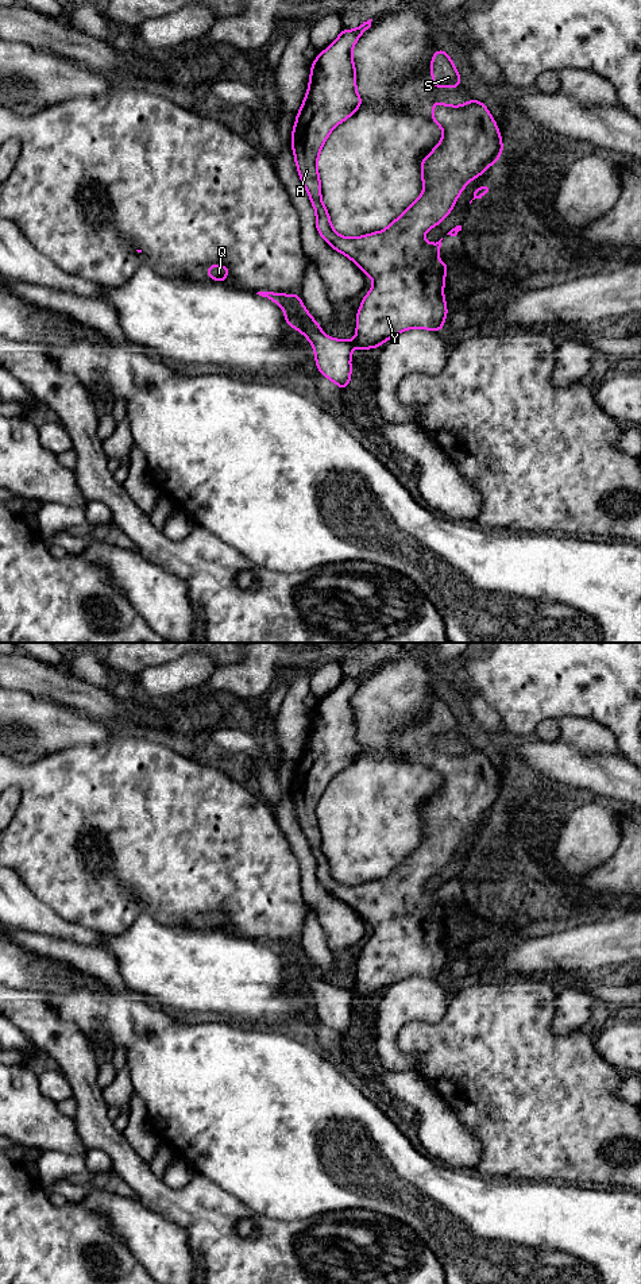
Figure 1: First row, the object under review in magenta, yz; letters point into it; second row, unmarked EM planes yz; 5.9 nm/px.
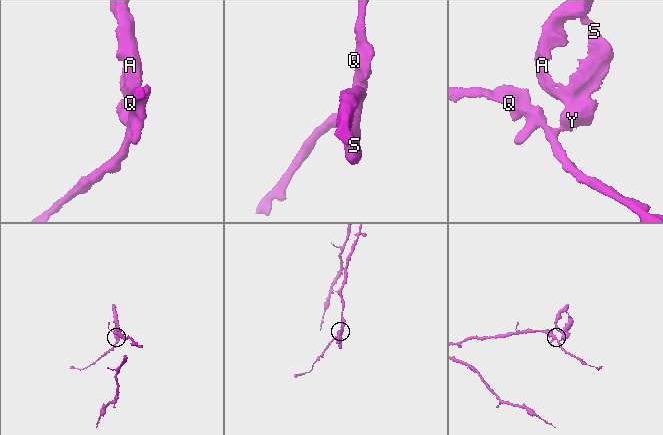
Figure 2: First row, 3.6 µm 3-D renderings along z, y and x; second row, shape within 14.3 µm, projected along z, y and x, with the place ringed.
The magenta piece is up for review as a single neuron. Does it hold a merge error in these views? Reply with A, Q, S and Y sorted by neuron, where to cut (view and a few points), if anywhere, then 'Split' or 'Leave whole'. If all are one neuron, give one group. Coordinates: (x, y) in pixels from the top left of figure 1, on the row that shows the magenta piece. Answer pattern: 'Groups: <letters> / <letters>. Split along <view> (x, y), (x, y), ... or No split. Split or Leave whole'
Groups: A S Y / Q. Split along yz (352, 340), (355, 344). Split

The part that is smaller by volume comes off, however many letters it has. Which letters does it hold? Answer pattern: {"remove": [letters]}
{"remove": ["A", "S", "Y"]}

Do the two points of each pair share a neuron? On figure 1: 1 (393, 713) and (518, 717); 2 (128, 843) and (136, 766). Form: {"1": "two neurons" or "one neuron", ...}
{"1": "two neurons", "2": "one neuron"}

